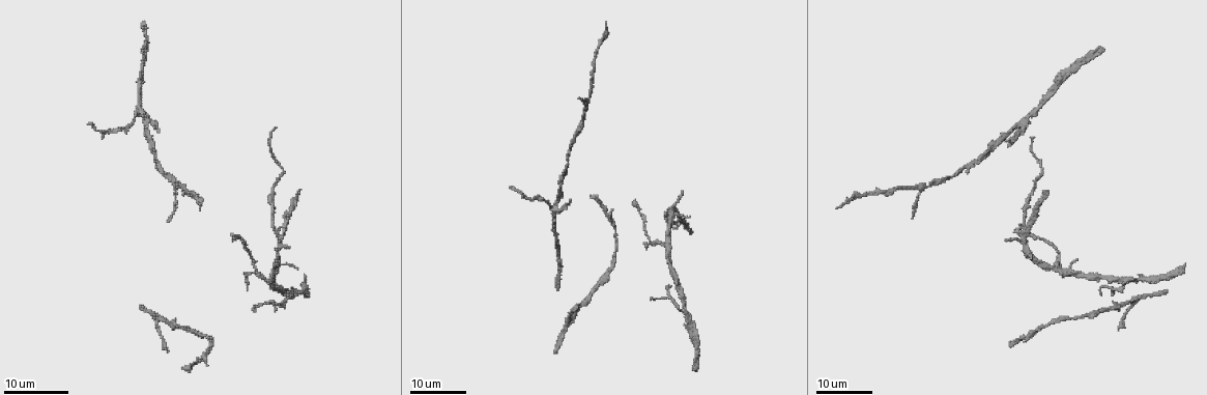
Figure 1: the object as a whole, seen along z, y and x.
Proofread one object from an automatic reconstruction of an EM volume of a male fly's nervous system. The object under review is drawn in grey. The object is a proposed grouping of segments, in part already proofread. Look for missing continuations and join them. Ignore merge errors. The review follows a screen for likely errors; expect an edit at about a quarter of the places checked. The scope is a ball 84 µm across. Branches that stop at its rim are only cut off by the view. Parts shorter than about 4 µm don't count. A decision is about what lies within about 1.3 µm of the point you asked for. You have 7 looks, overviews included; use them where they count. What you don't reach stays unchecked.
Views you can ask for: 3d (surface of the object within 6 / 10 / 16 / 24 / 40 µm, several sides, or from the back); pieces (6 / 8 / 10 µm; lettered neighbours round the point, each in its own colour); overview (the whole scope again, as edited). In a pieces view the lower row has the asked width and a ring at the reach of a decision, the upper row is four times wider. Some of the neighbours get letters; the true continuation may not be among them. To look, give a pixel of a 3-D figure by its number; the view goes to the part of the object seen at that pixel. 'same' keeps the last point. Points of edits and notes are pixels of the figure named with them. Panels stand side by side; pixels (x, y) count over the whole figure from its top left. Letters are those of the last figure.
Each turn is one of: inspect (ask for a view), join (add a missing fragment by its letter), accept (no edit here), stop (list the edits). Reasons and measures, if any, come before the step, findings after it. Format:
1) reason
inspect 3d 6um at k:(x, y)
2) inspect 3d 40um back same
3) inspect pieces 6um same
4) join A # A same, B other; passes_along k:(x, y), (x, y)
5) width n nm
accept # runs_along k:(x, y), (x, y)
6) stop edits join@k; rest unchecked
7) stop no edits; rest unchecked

branch stops here
inspect 3d 16um at 1:(1048, 192)

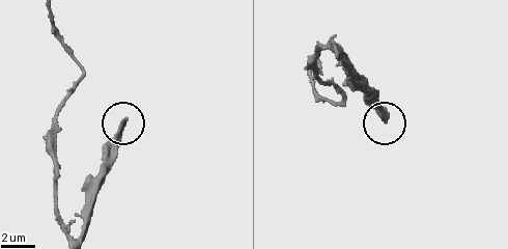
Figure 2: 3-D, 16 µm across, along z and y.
inspect pieces 8um at 2:(385, 119)

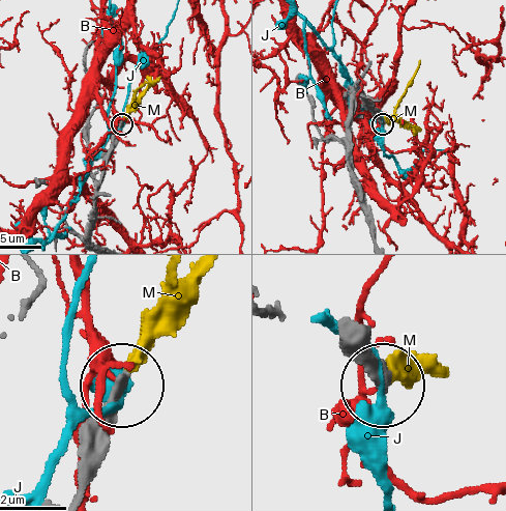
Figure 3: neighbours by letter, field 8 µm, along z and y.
width 320 nm
join M # B other, J other, M same; it goes on there

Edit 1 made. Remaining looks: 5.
inspect overview

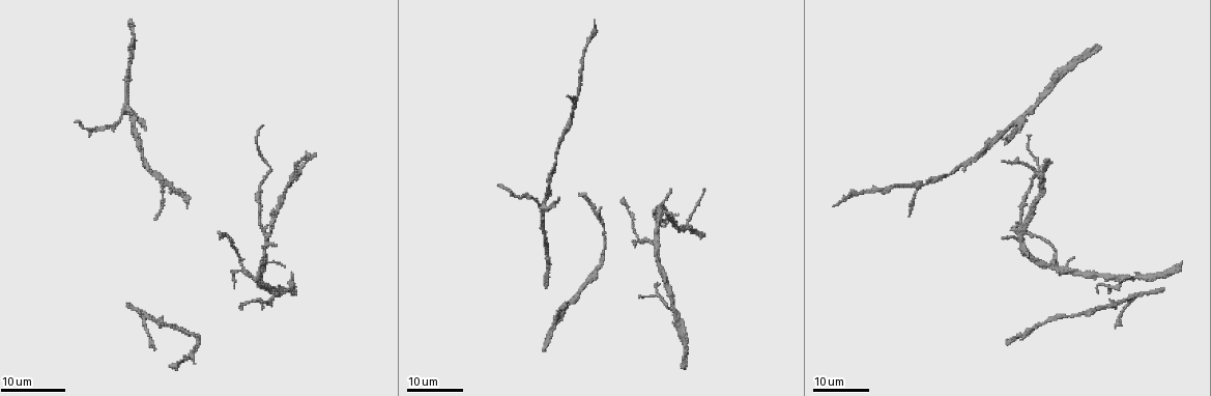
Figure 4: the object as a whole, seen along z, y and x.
free end
inspect 3d 16um at 4:(705, 235)

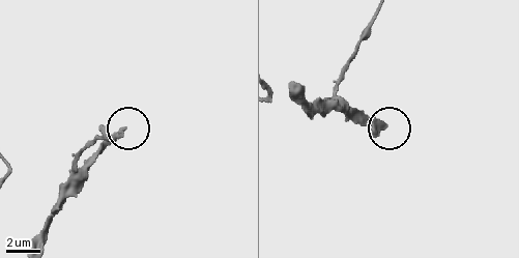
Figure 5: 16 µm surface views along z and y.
inspect pieces 6um at 5:(382, 126)

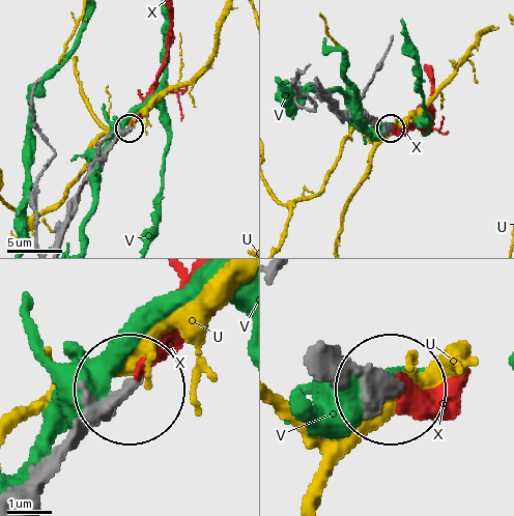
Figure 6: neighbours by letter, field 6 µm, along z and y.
join X # U other, V other, X same; passes_along 6:(334, 347), (411, 388); it goes on there

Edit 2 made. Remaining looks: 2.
stop edits join@3, join@6; rest unchecked

